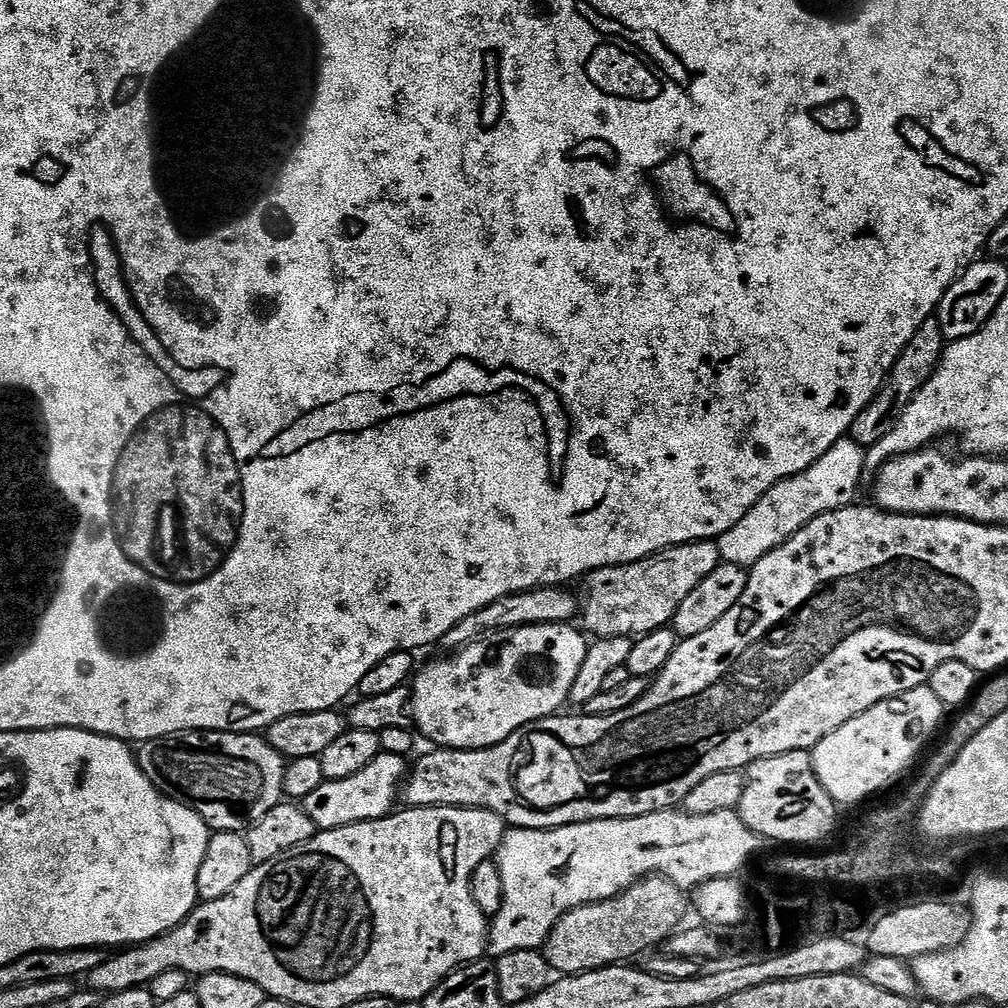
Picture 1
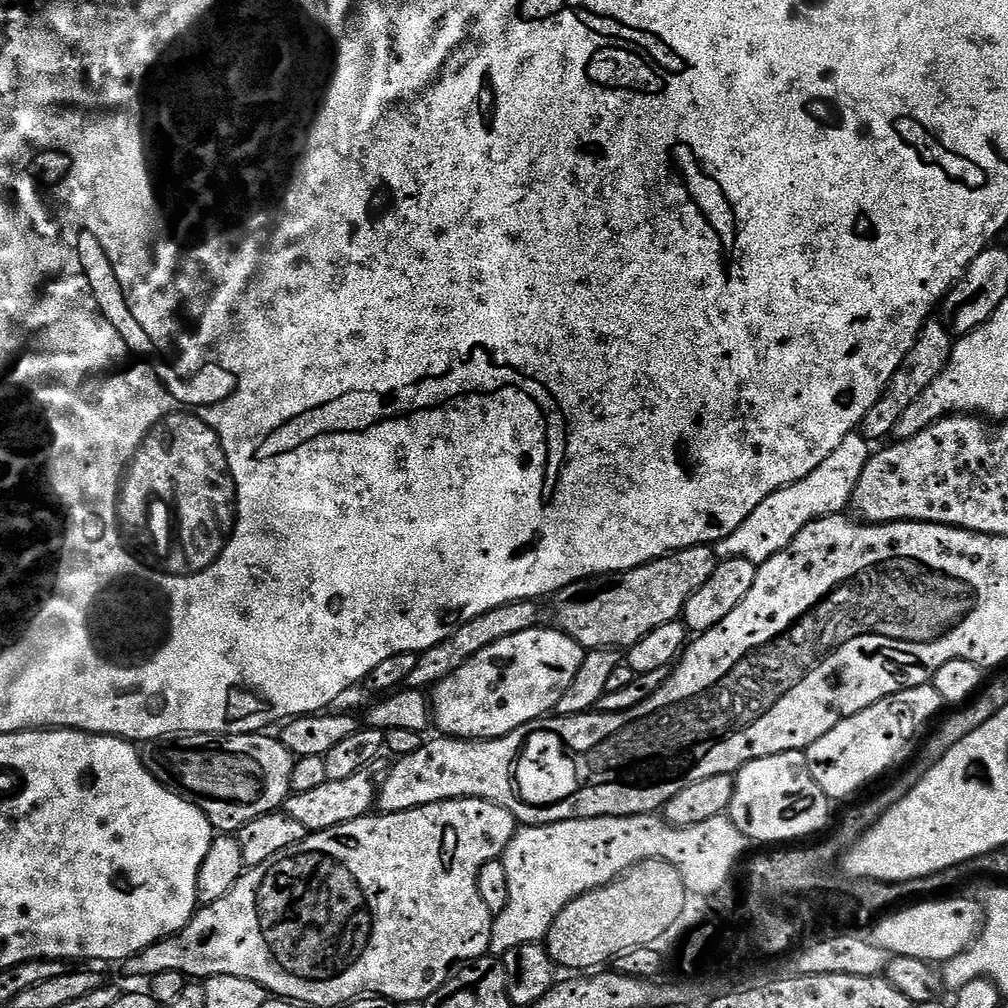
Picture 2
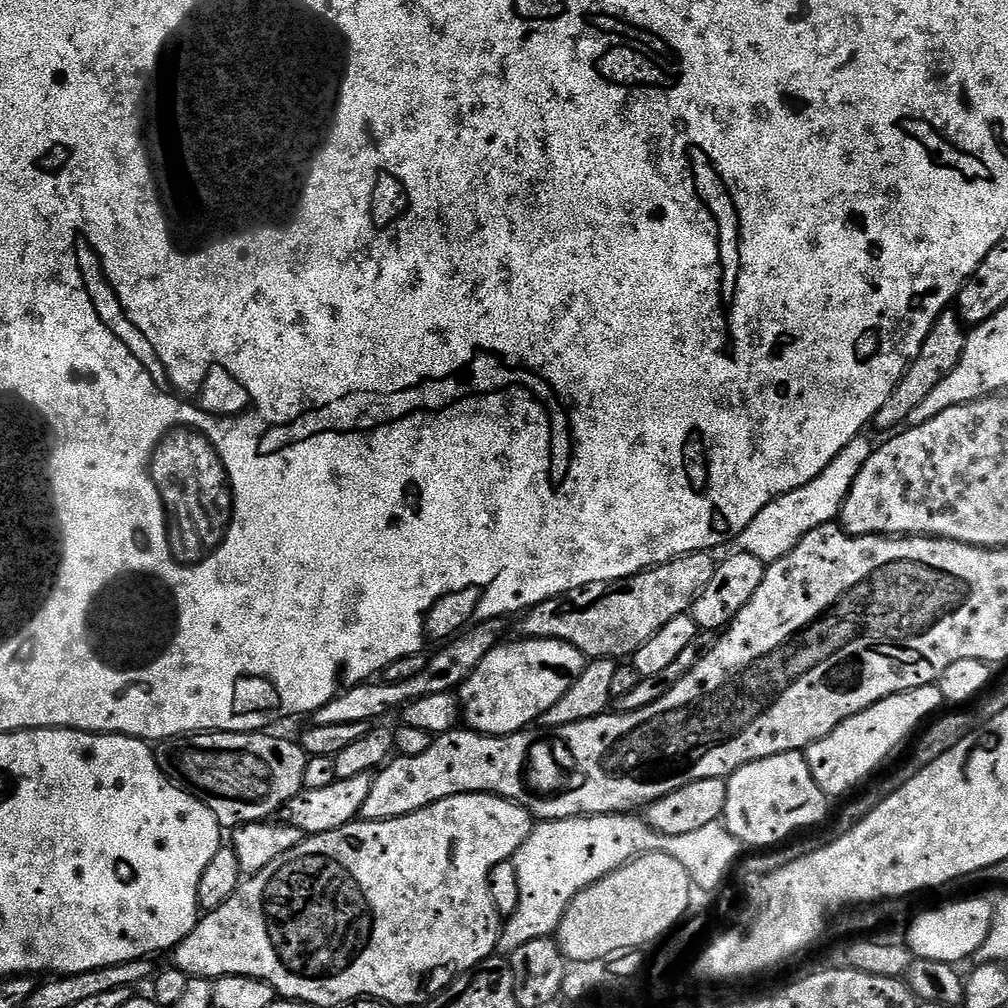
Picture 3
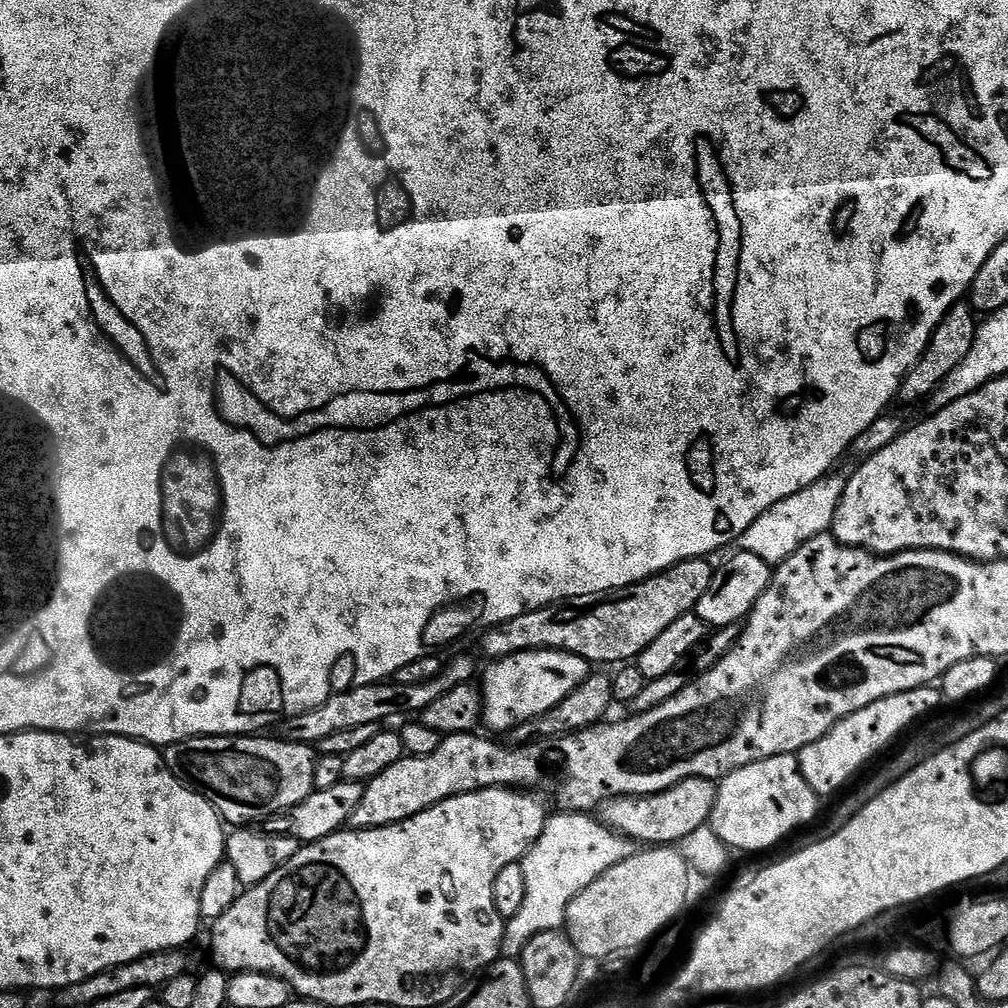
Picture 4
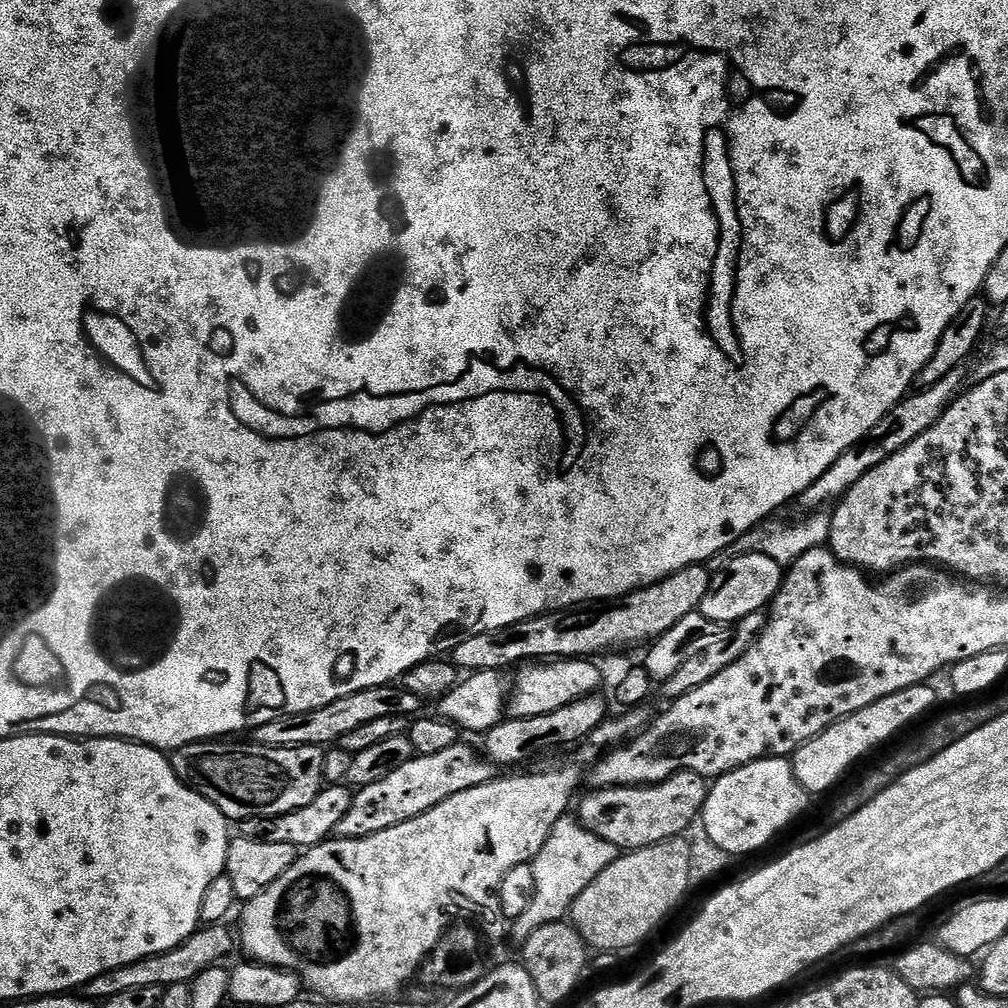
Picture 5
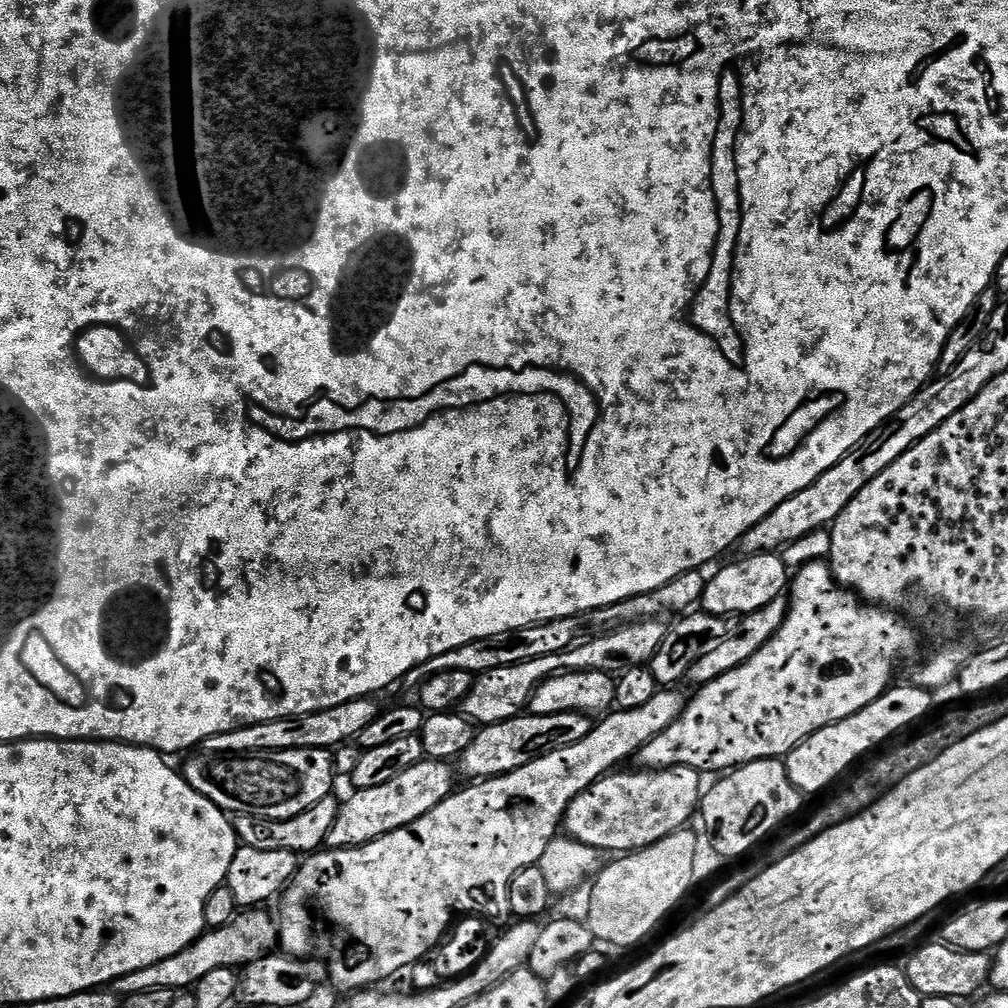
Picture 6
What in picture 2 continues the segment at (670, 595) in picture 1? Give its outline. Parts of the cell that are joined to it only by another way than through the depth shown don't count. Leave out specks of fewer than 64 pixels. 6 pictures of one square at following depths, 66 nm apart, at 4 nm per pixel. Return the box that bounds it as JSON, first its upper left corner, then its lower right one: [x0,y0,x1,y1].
[555,544,717,650]

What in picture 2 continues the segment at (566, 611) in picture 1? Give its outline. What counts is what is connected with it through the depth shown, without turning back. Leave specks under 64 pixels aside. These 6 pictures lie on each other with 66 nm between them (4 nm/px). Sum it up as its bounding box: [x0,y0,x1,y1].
[407,600,541,690]

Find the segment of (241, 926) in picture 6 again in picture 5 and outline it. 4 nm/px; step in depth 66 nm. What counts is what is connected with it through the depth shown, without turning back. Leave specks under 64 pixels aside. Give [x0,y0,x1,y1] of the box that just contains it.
[82,924,238,1002]

